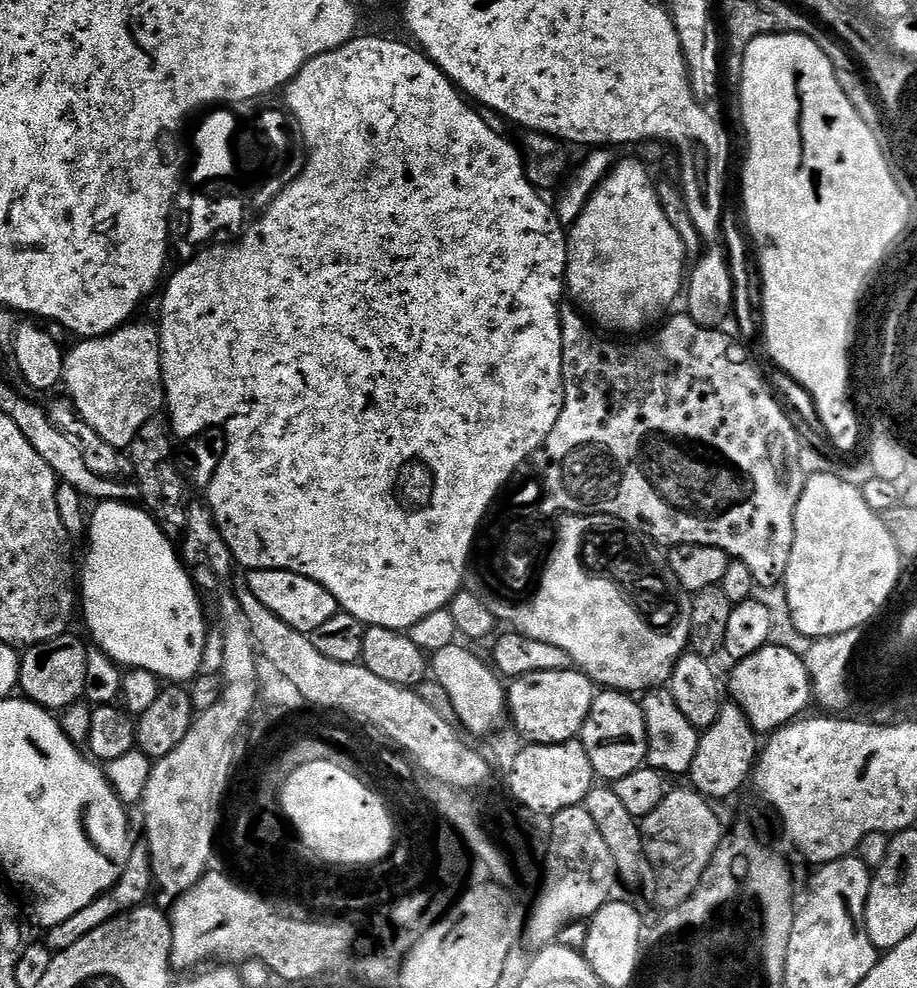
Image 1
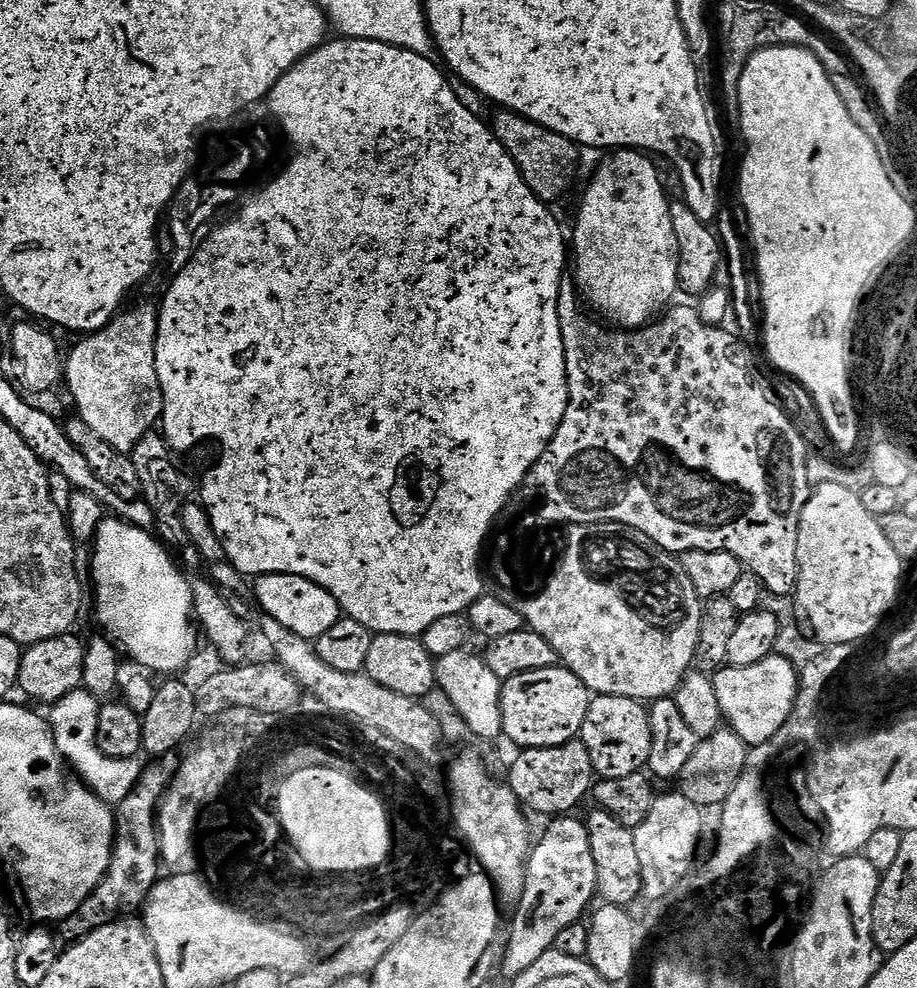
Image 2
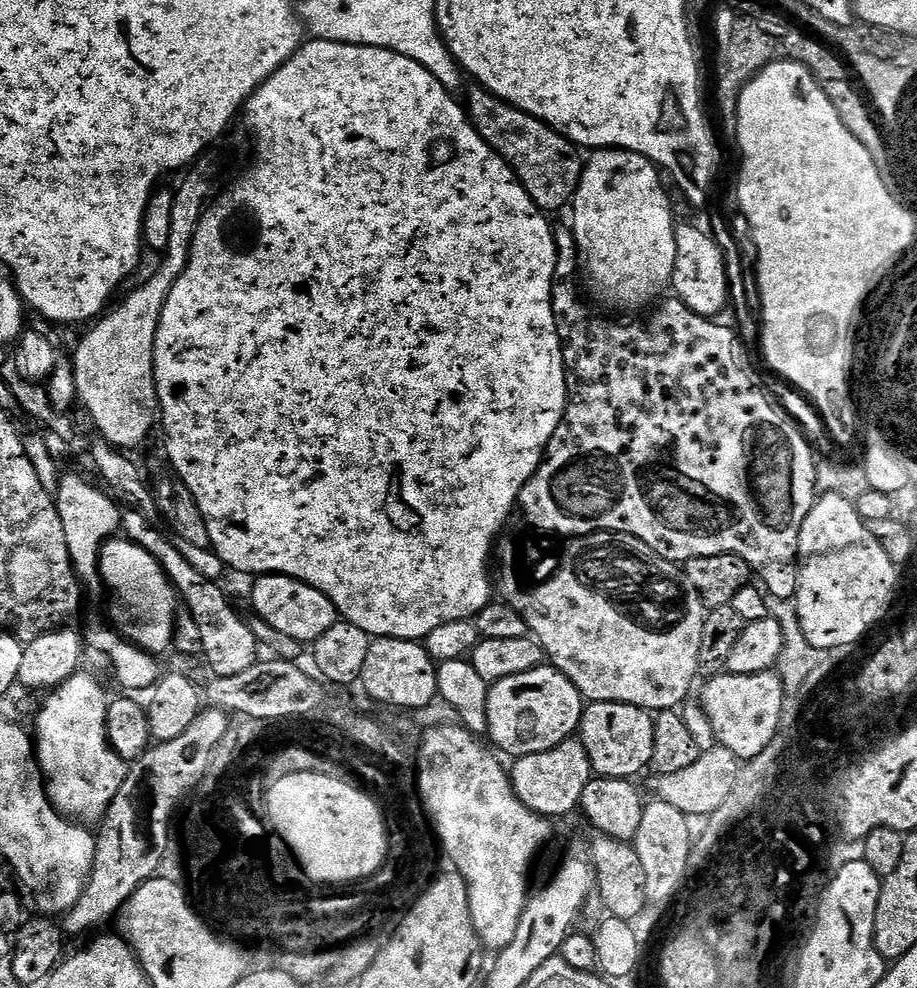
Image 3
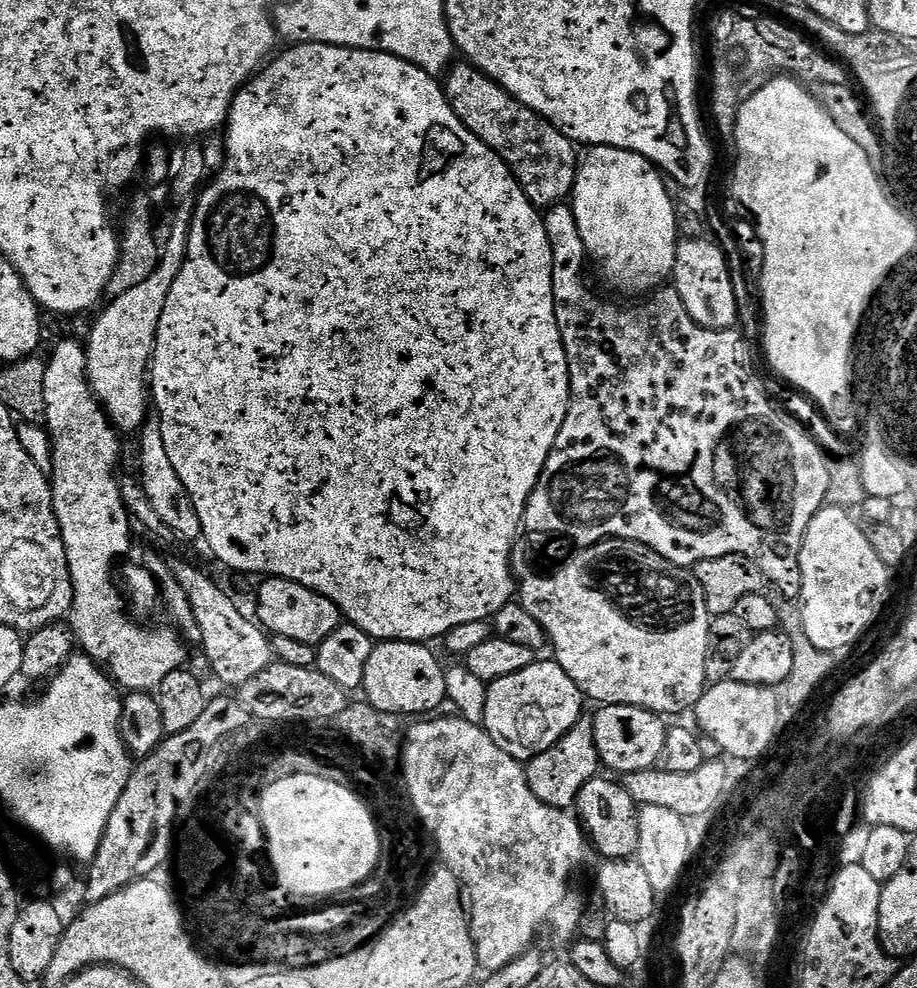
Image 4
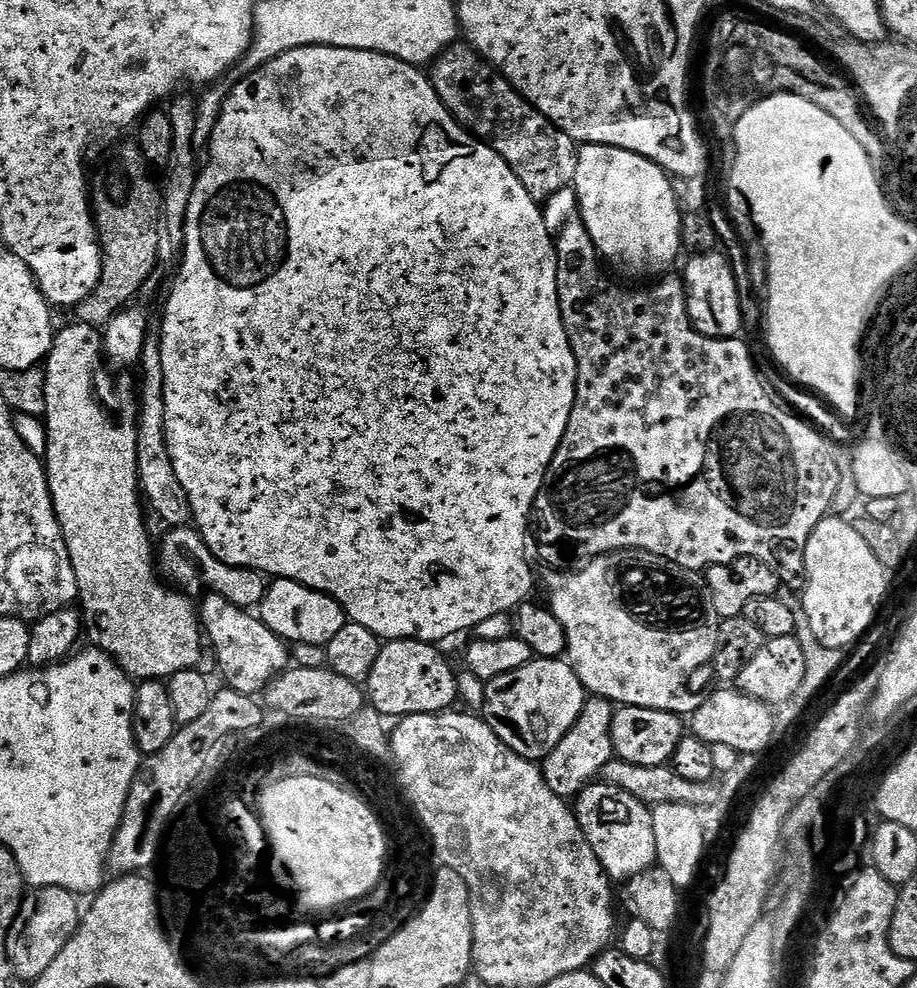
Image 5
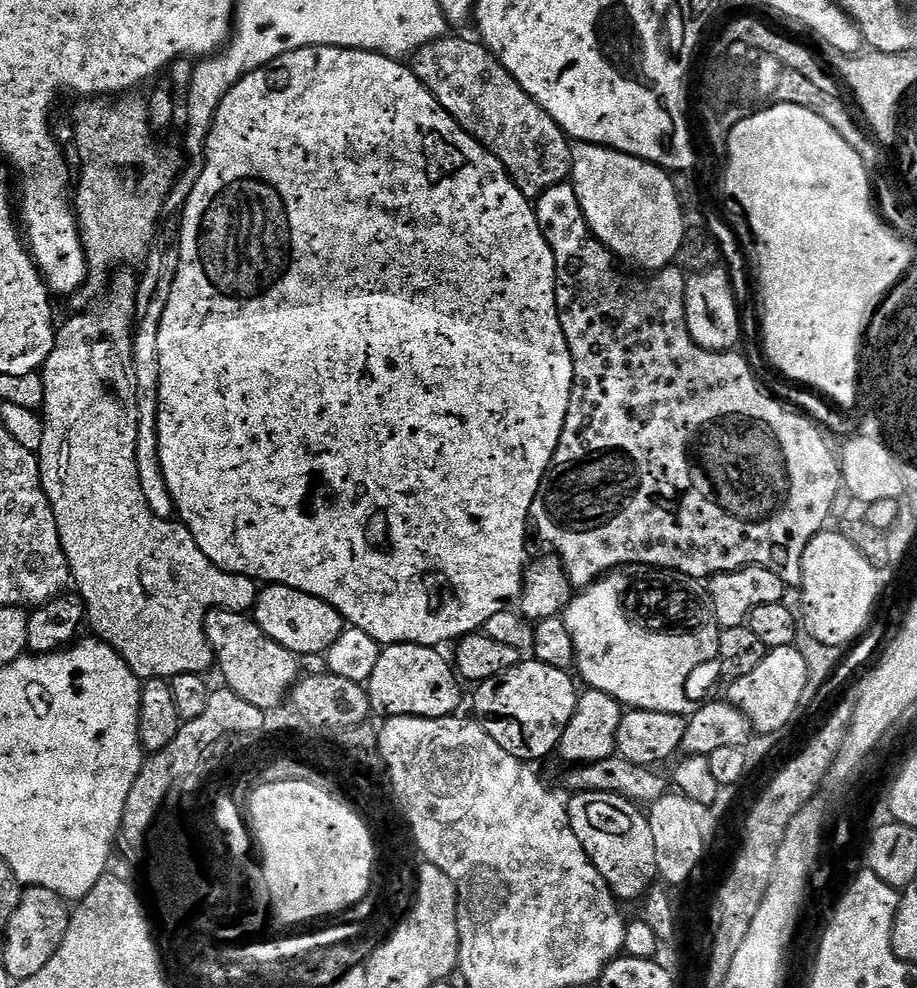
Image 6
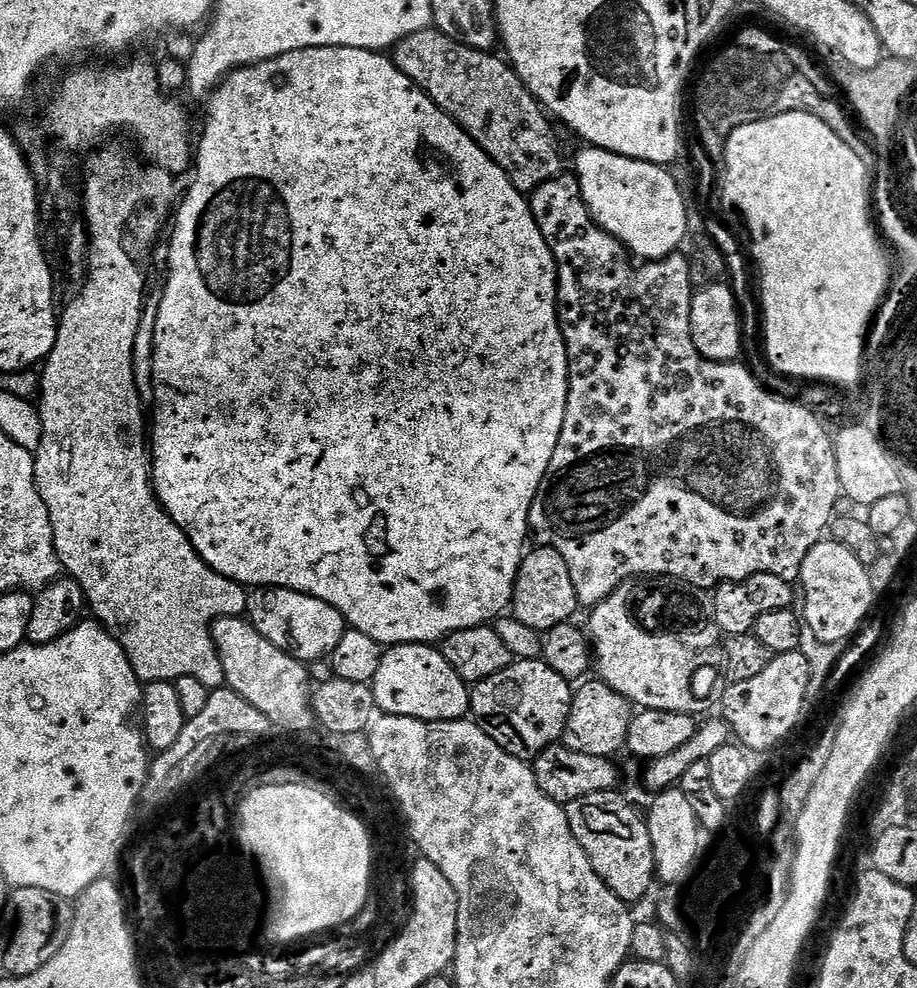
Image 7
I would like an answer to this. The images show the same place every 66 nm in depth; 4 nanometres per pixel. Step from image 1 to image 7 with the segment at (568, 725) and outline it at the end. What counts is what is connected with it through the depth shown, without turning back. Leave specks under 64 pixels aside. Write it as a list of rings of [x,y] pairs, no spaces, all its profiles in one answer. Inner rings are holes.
[[[544,659],[516,660],[498,674],[481,680],[471,689],[470,716],[487,736],[494,738],[494,742],[502,746],[502,750],[528,762],[553,747],[563,737],[572,705],[573,691],[573,685],[564,680],[562,674],[555,672]]]

